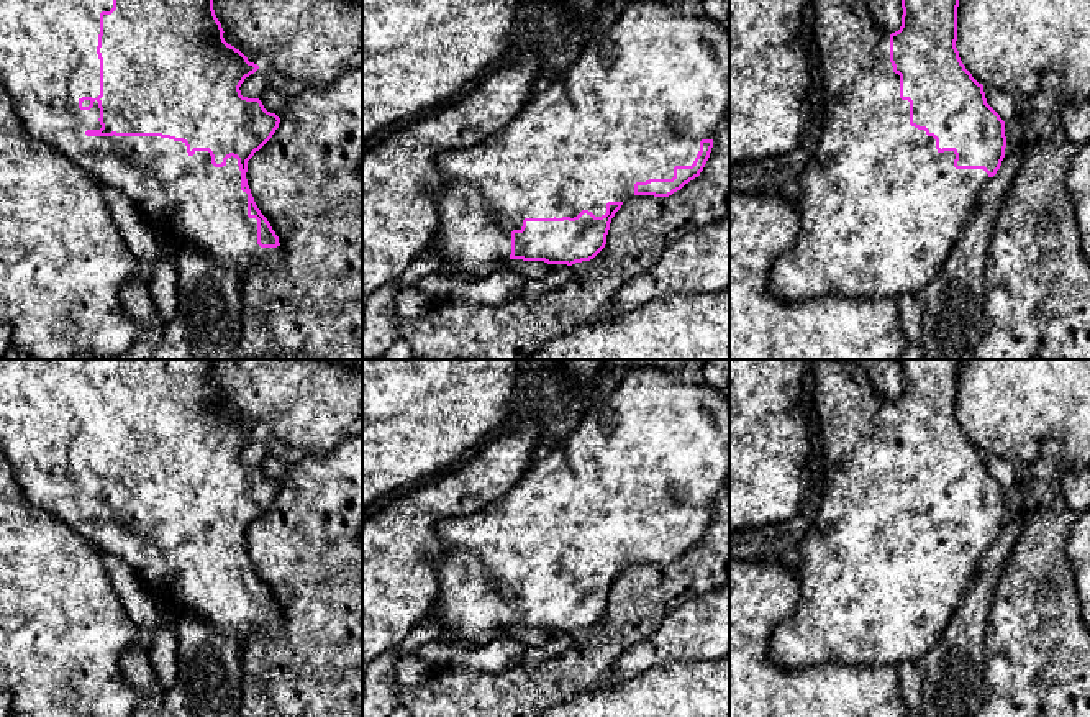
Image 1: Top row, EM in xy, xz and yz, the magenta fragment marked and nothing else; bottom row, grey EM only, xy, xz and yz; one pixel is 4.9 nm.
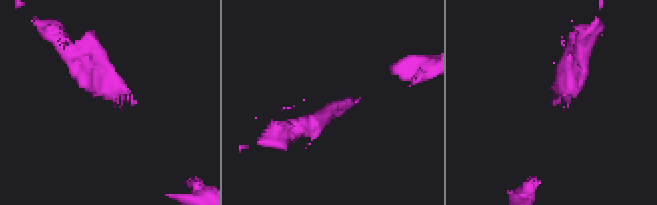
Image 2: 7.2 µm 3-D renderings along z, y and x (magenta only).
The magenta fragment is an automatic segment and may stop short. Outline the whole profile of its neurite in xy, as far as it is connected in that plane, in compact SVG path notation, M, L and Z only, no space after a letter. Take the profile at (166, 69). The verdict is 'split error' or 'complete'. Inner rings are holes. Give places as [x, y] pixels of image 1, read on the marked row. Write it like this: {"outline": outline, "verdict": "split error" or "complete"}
{"outline": "M0 0L0 82L33 138L67 156L98 182L126 194L162 243L175 249L182 244L193 244L244 281L251 271L274 271L282 263L279 236L257 208L246 179L248 161L272 138L280 118L267 112L259 98L241 95L241 84L259 66L228 44L223 33L213 0Z", "verdict": "split error"}

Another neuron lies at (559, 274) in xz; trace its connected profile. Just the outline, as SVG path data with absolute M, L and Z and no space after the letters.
M549 264L547 274L539 279L526 279L525 289L528 295L539 297L541 294L561 289L572 276L574 272L570 266Z

